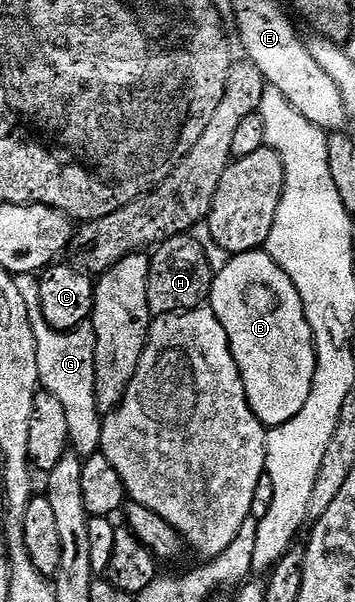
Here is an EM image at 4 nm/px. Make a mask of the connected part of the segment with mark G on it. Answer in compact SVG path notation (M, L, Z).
M20 285L19 291L27 305L33 336L37 340L37 372L39 385L61 404L69 424L70 449L85 459L101 450L104 415L99 412L95 391L95 327L82 322L76 330L54 330L39 307L39 295L34 285Z

